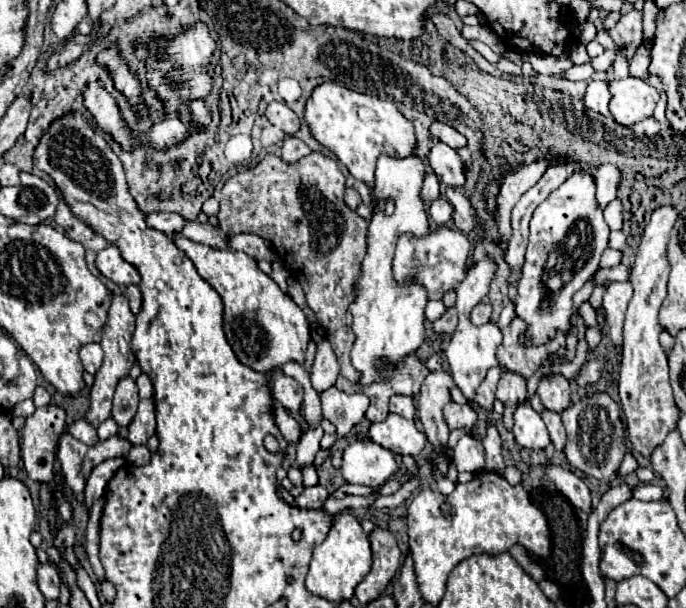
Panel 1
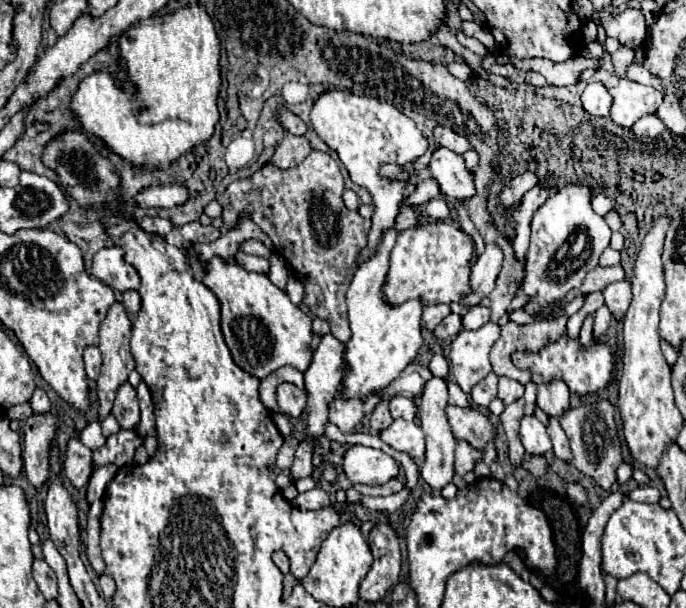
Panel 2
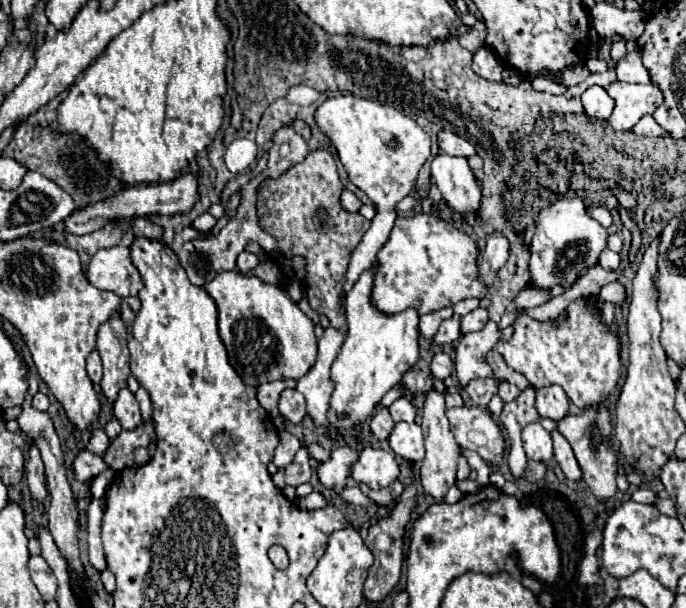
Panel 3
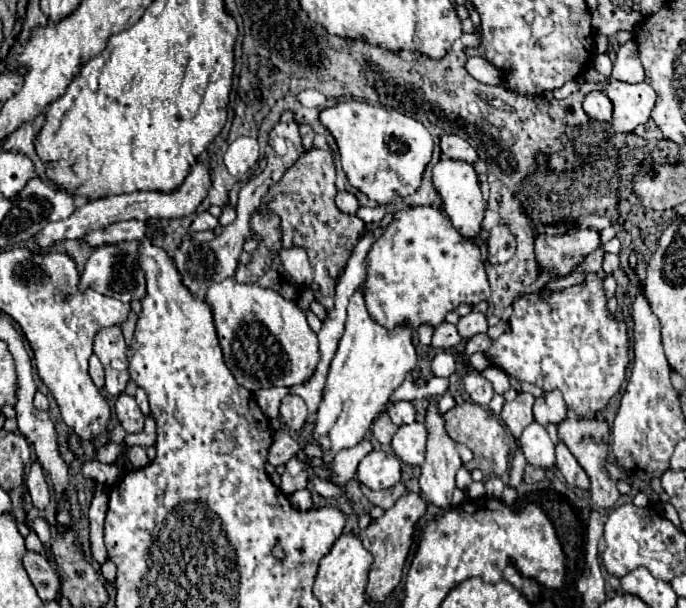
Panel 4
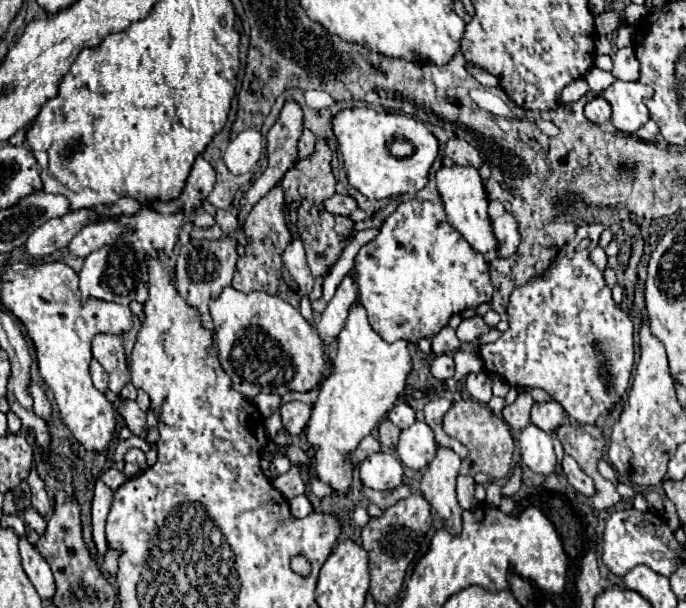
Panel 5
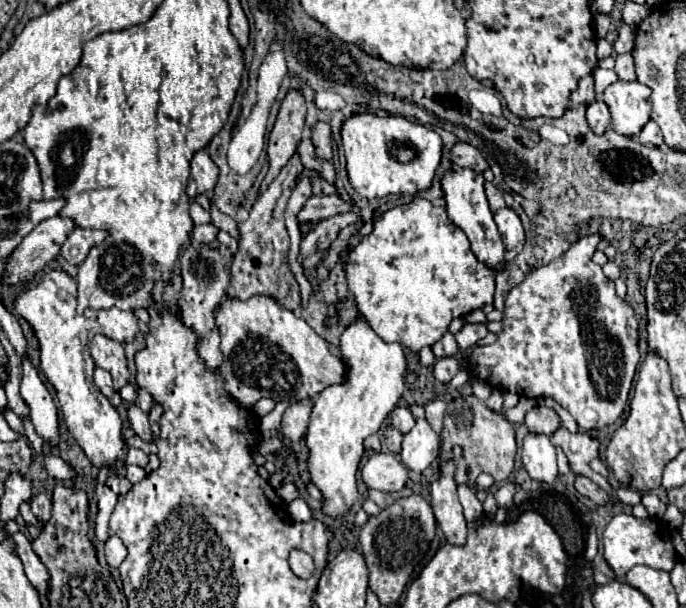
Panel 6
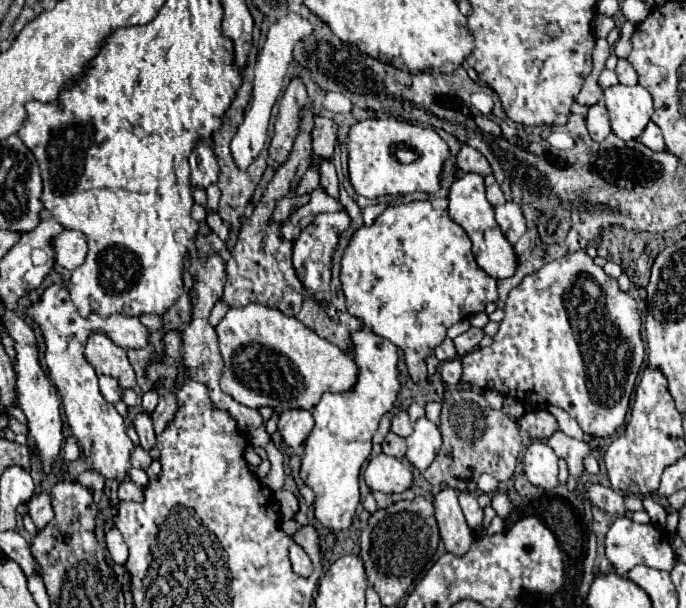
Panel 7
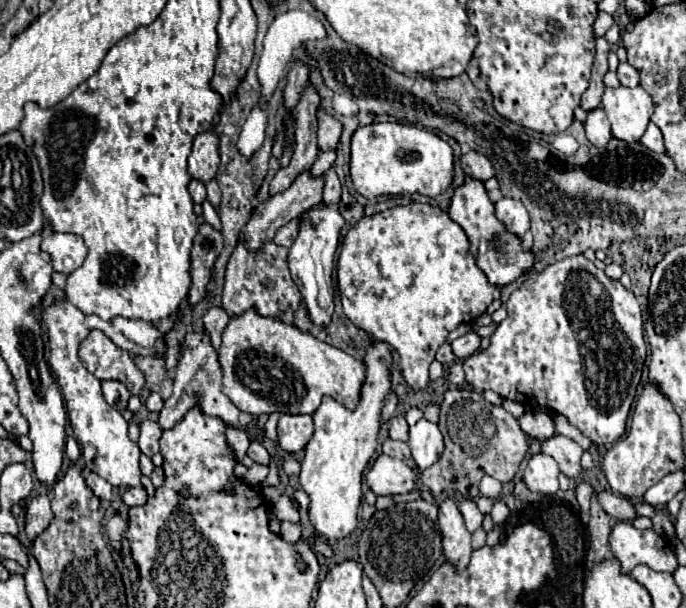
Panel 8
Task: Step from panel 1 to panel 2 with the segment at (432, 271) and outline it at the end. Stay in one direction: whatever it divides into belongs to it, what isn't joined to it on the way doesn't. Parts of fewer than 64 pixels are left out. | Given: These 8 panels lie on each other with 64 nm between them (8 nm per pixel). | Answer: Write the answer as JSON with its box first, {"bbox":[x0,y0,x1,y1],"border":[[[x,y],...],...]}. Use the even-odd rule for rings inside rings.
{"bbox":[384,222,474,306],"border":[[[432,222],[432,224],[420,224],[416,228],[404,230],[404,232],[398,234],[396,246],[390,254],[390,270],[388,270],[388,278],[386,278],[386,286],[384,286],[386,298],[392,304],[402,304],[410,298],[422,298],[422,302],[426,306],[440,304],[440,302],[444,302],[444,304],[458,302],[460,296],[470,292],[468,280],[470,280],[470,260],[472,260],[472,256],[474,256],[472,238],[454,224]]]}

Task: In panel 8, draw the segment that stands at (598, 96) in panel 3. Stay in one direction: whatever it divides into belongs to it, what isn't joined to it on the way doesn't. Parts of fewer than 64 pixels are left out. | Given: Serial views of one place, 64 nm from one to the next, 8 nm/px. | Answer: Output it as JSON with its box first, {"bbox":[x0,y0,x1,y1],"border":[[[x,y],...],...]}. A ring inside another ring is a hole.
{"bbox":[584,106,612,148],"border":[[[598,106],[598,108],[594,108],[594,110],[588,112],[588,118],[586,118],[584,126],[586,126],[586,136],[588,136],[588,140],[590,140],[594,146],[598,146],[598,148],[606,146],[608,140],[612,138],[610,122],[608,122],[608,118],[606,118],[602,106]]]}

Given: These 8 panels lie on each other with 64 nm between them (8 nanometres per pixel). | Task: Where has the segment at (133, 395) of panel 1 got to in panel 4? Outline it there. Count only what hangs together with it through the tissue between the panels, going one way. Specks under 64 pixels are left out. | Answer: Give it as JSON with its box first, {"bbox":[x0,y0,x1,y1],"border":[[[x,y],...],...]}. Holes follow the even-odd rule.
{"bbox":[114,392,144,434],"border":[[[122,392],[116,400],[114,412],[122,424],[122,428],[132,434],[132,432],[140,432],[144,428],[144,416],[136,404],[136,400],[132,396],[128,396],[126,392]]]}

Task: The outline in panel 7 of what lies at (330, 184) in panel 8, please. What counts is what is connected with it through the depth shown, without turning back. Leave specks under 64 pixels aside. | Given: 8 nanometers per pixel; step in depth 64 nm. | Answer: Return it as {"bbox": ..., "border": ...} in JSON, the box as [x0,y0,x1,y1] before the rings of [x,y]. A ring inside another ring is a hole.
{"bbox":[310,154,338,198],"border":[[[312,154],[310,166],[320,172],[320,186],[326,190],[326,194],[338,198],[338,178],[336,178],[334,164],[330,160],[320,160],[316,154]]]}

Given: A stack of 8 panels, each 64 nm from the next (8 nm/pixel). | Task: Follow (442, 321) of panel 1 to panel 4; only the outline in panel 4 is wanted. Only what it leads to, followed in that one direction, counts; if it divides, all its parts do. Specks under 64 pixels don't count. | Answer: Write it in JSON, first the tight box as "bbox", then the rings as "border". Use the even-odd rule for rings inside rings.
{"bbox":[432,322,462,350],"border":[[[442,322],[432,336],[432,346],[438,350],[454,350],[460,342],[462,342],[462,338],[460,338],[456,326],[450,322]]]}

